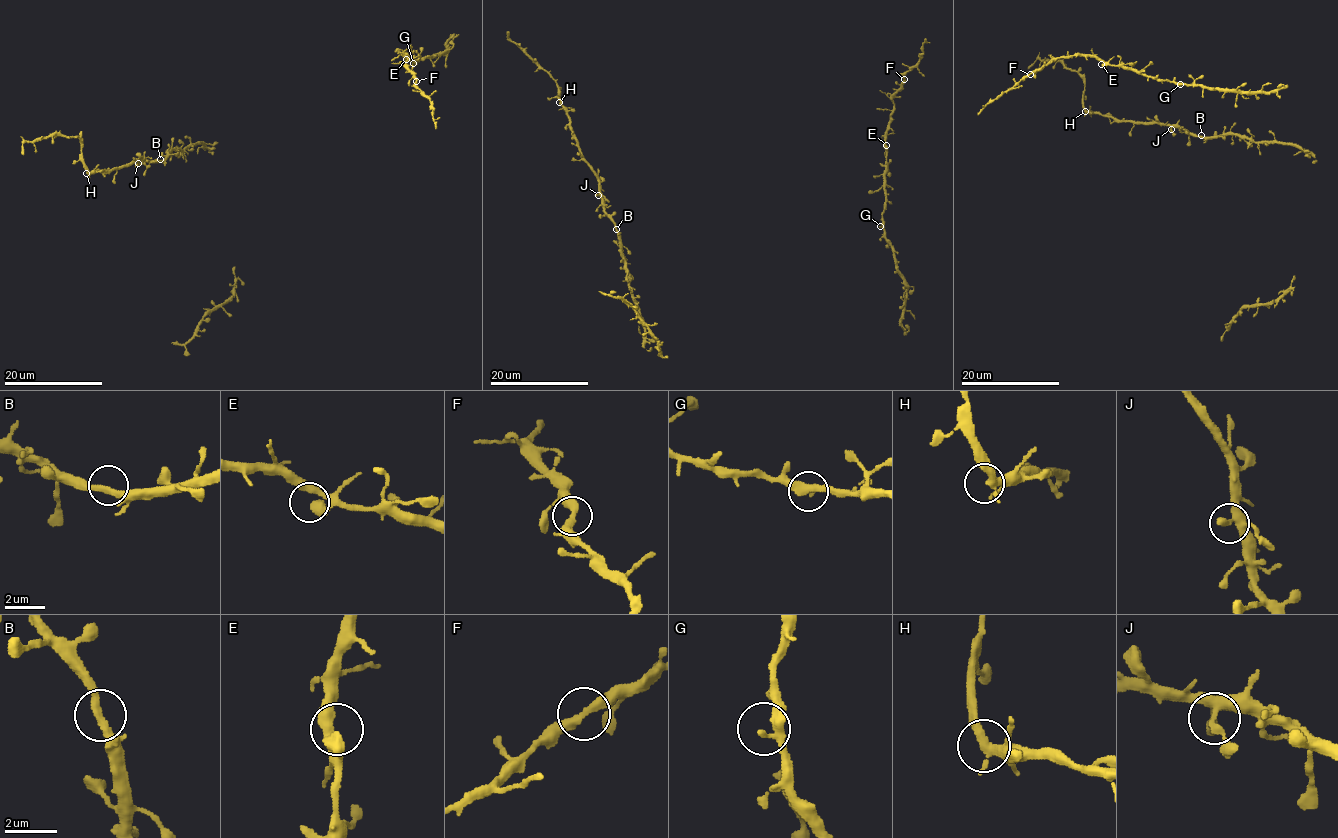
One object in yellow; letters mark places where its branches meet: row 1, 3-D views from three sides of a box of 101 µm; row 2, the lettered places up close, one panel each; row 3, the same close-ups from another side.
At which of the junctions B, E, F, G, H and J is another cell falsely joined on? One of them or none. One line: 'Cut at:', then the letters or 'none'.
Cut at: none

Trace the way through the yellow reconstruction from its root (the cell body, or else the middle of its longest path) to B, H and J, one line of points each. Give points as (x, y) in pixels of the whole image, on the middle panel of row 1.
B: (658, 341), (646, 331), (629, 285), (616, 229)
H: (658, 341), (646, 331), (635, 303), (620, 233), (604, 209), (599, 177), (582, 156), (567, 111), (559, 102)
J: (658, 341), (646, 331), (629, 285), (620, 233), (598, 195)

